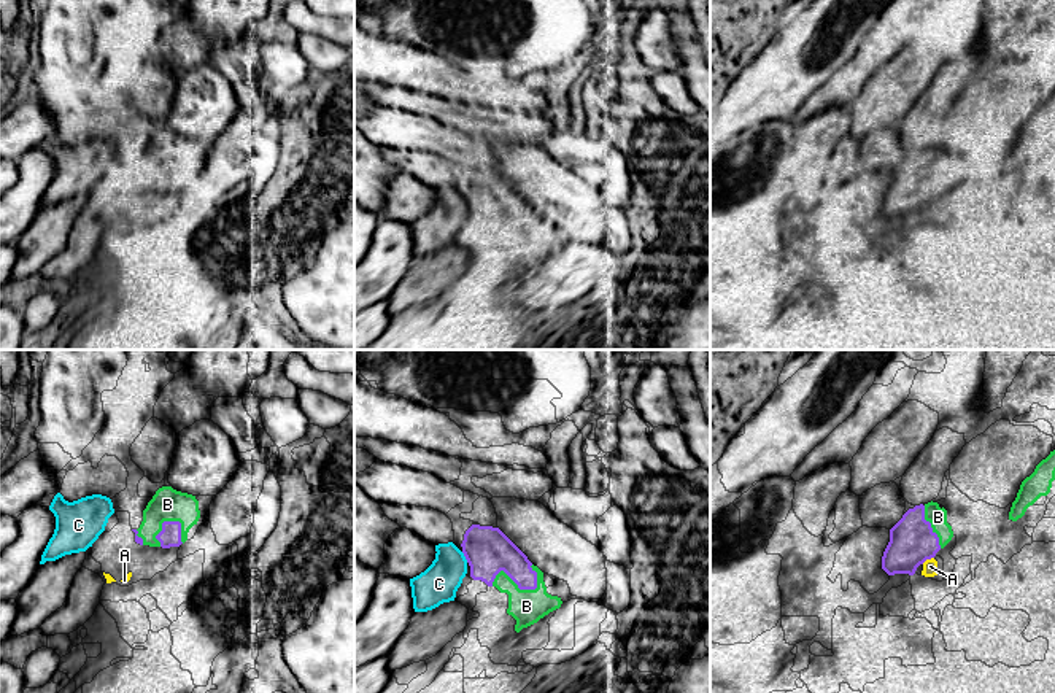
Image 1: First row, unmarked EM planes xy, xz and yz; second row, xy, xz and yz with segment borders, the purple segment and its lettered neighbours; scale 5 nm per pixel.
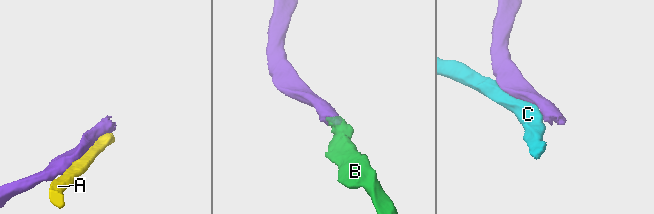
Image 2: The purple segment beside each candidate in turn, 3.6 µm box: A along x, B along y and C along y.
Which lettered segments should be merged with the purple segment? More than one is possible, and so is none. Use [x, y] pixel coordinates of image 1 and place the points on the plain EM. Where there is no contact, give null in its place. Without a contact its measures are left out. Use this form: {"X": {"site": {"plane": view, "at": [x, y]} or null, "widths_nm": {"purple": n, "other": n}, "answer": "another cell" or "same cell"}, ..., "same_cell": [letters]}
{"A": {"site": {"plane": "yz", "at": [927, 202]}, "widths_nm": {"purple": 220, "other": 80}, "answer": "another cell"}, "B": {"site": {"plane": "xz", "at": [518, 231]}, "widths_nm": {"purple": 240, "other": 180}, "answer": "same cell"}, "C": {"site": {"plane": "xz", "at": [464, 199]}, "widths_nm": {"purple": 240, "other": 190}, "answer": "another cell"}, "same_cell": ["B"]}

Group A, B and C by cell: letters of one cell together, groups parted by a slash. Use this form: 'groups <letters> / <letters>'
groups A / B / C

